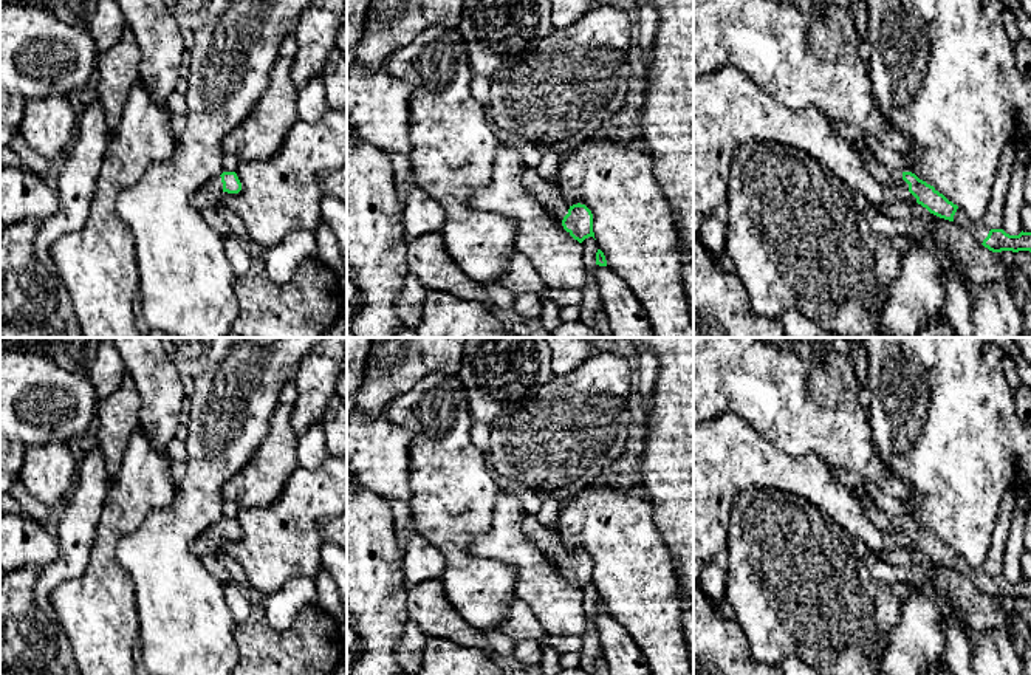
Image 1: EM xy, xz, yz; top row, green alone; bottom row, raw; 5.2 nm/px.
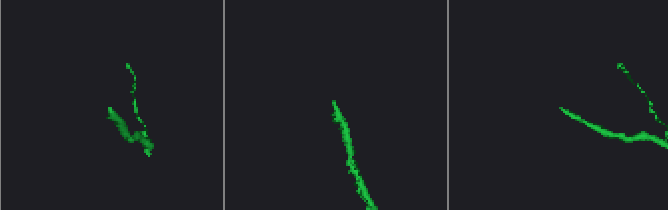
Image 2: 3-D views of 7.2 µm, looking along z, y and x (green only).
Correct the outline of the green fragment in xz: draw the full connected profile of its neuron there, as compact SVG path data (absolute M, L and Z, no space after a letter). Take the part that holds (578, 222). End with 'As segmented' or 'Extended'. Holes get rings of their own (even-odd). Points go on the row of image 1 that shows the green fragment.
M526 167L523 184L536 200L554 217L562 215L563 229L579 243L593 237L593 214L585 204L570 204L560 194L557 184L542 178L536 169Z. Extended

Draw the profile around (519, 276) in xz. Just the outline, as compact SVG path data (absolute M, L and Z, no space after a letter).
M514 251L506 260L498 282L516 296L525 293L542 294L545 290L545 285L531 262L523 254Z

